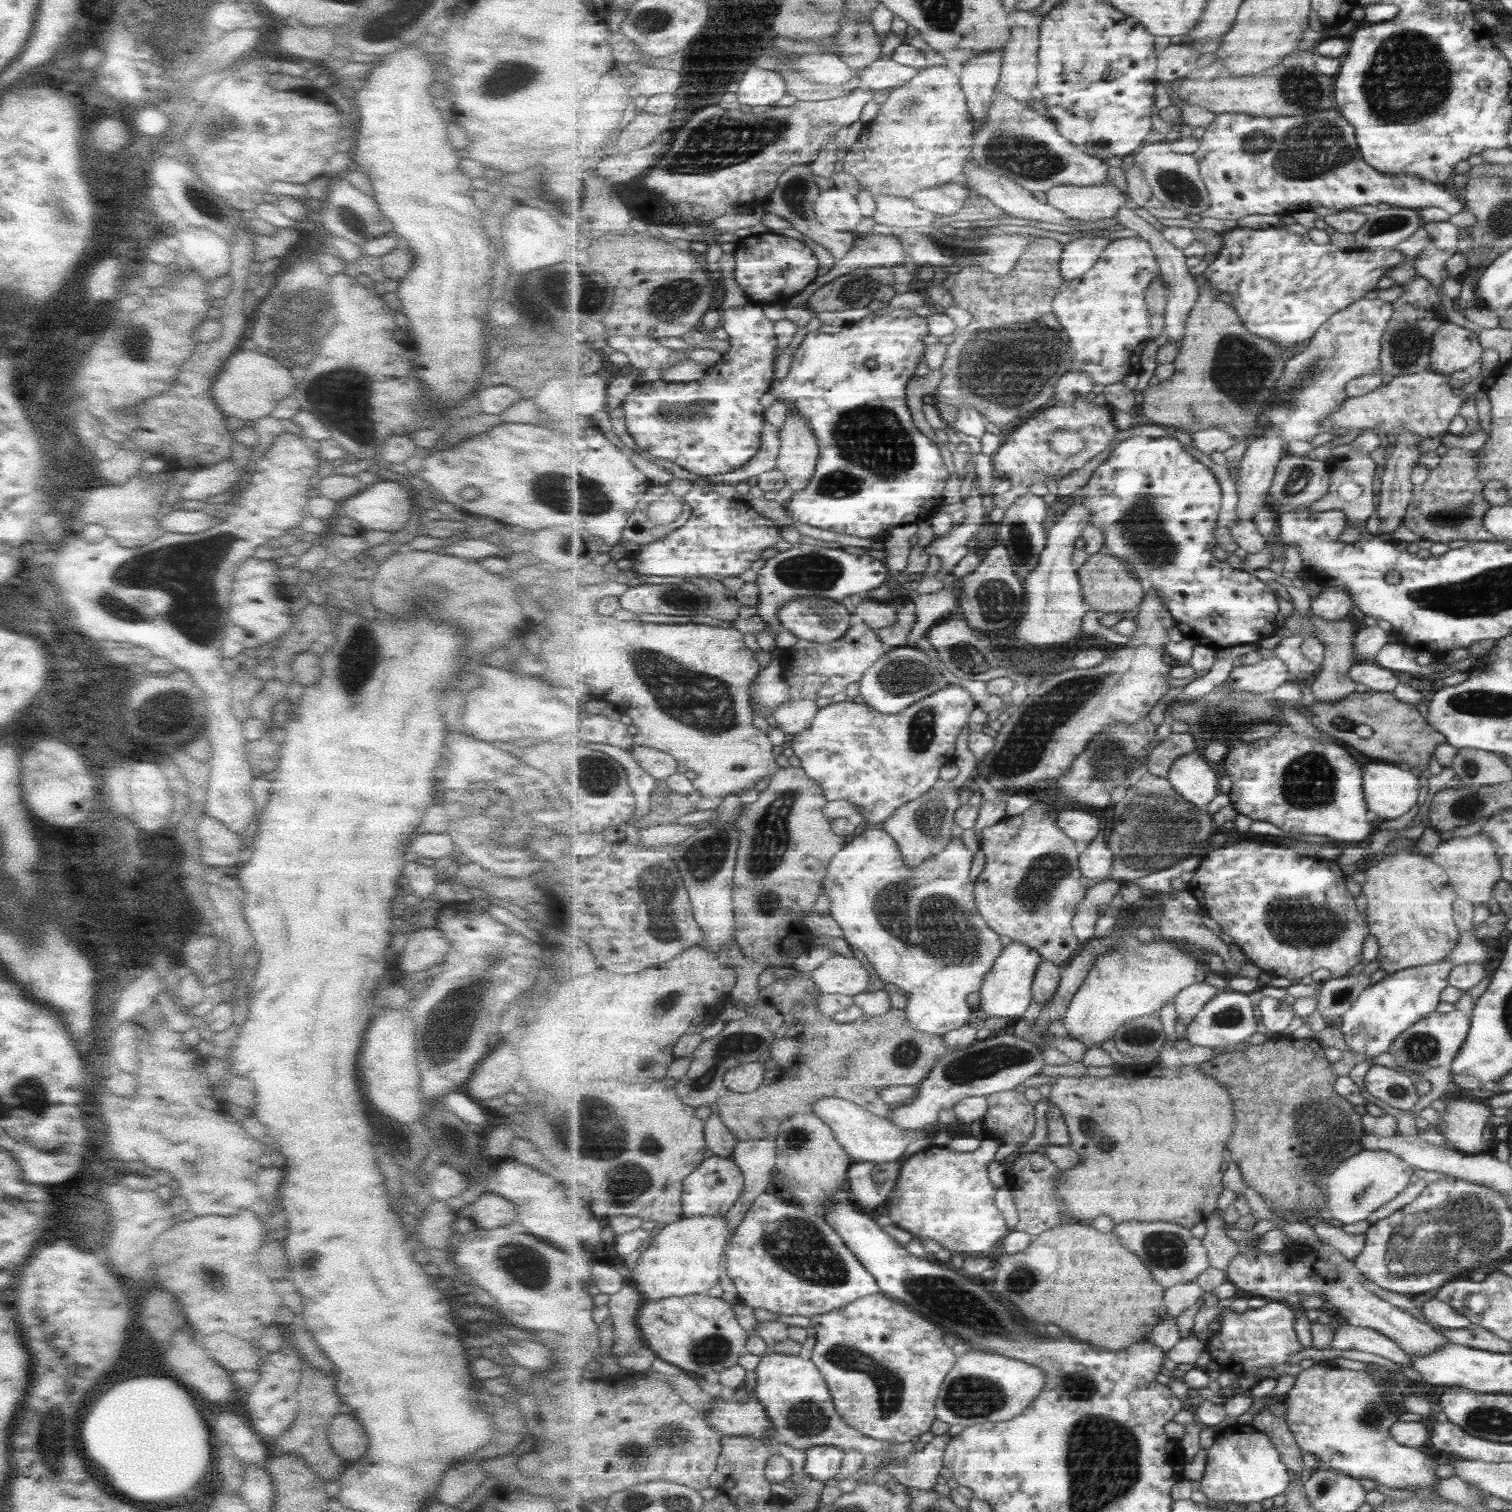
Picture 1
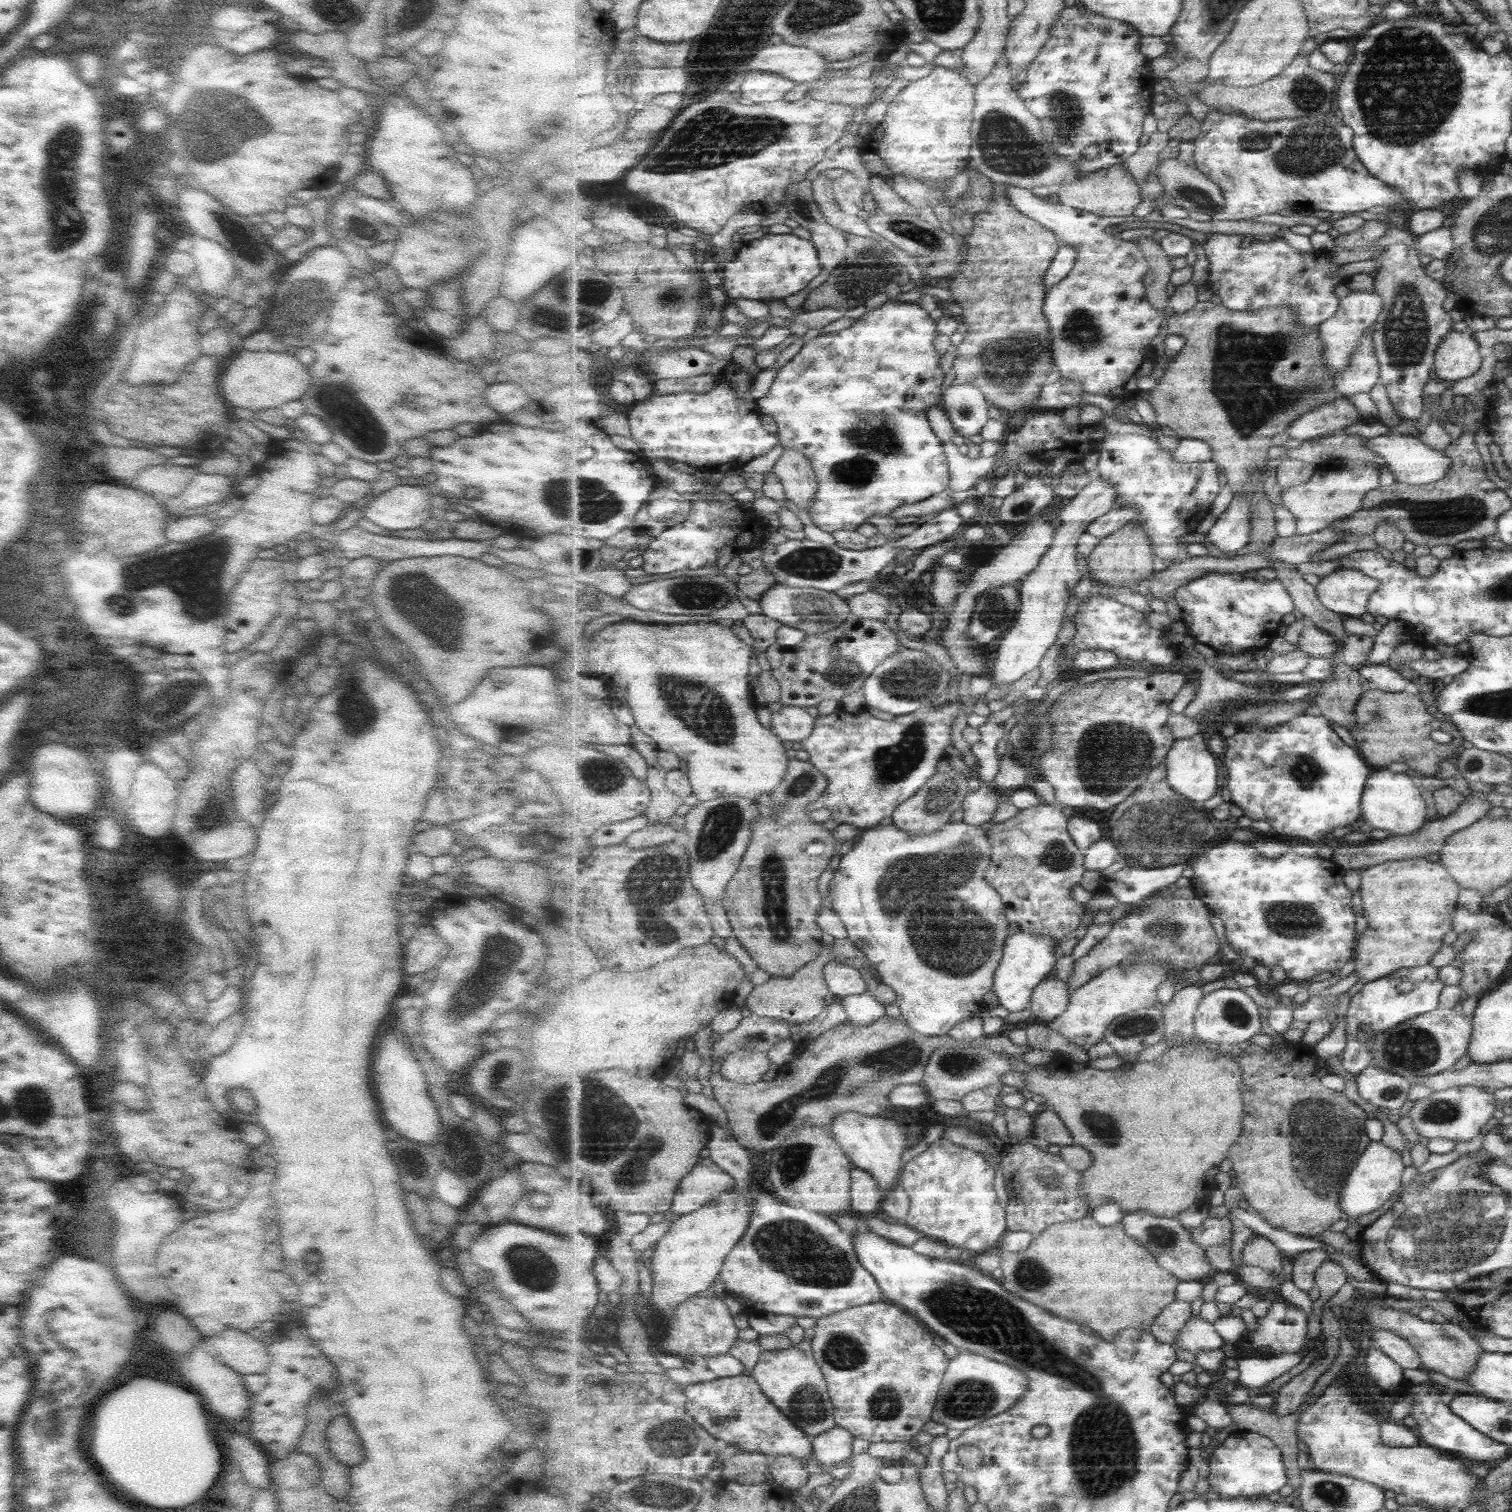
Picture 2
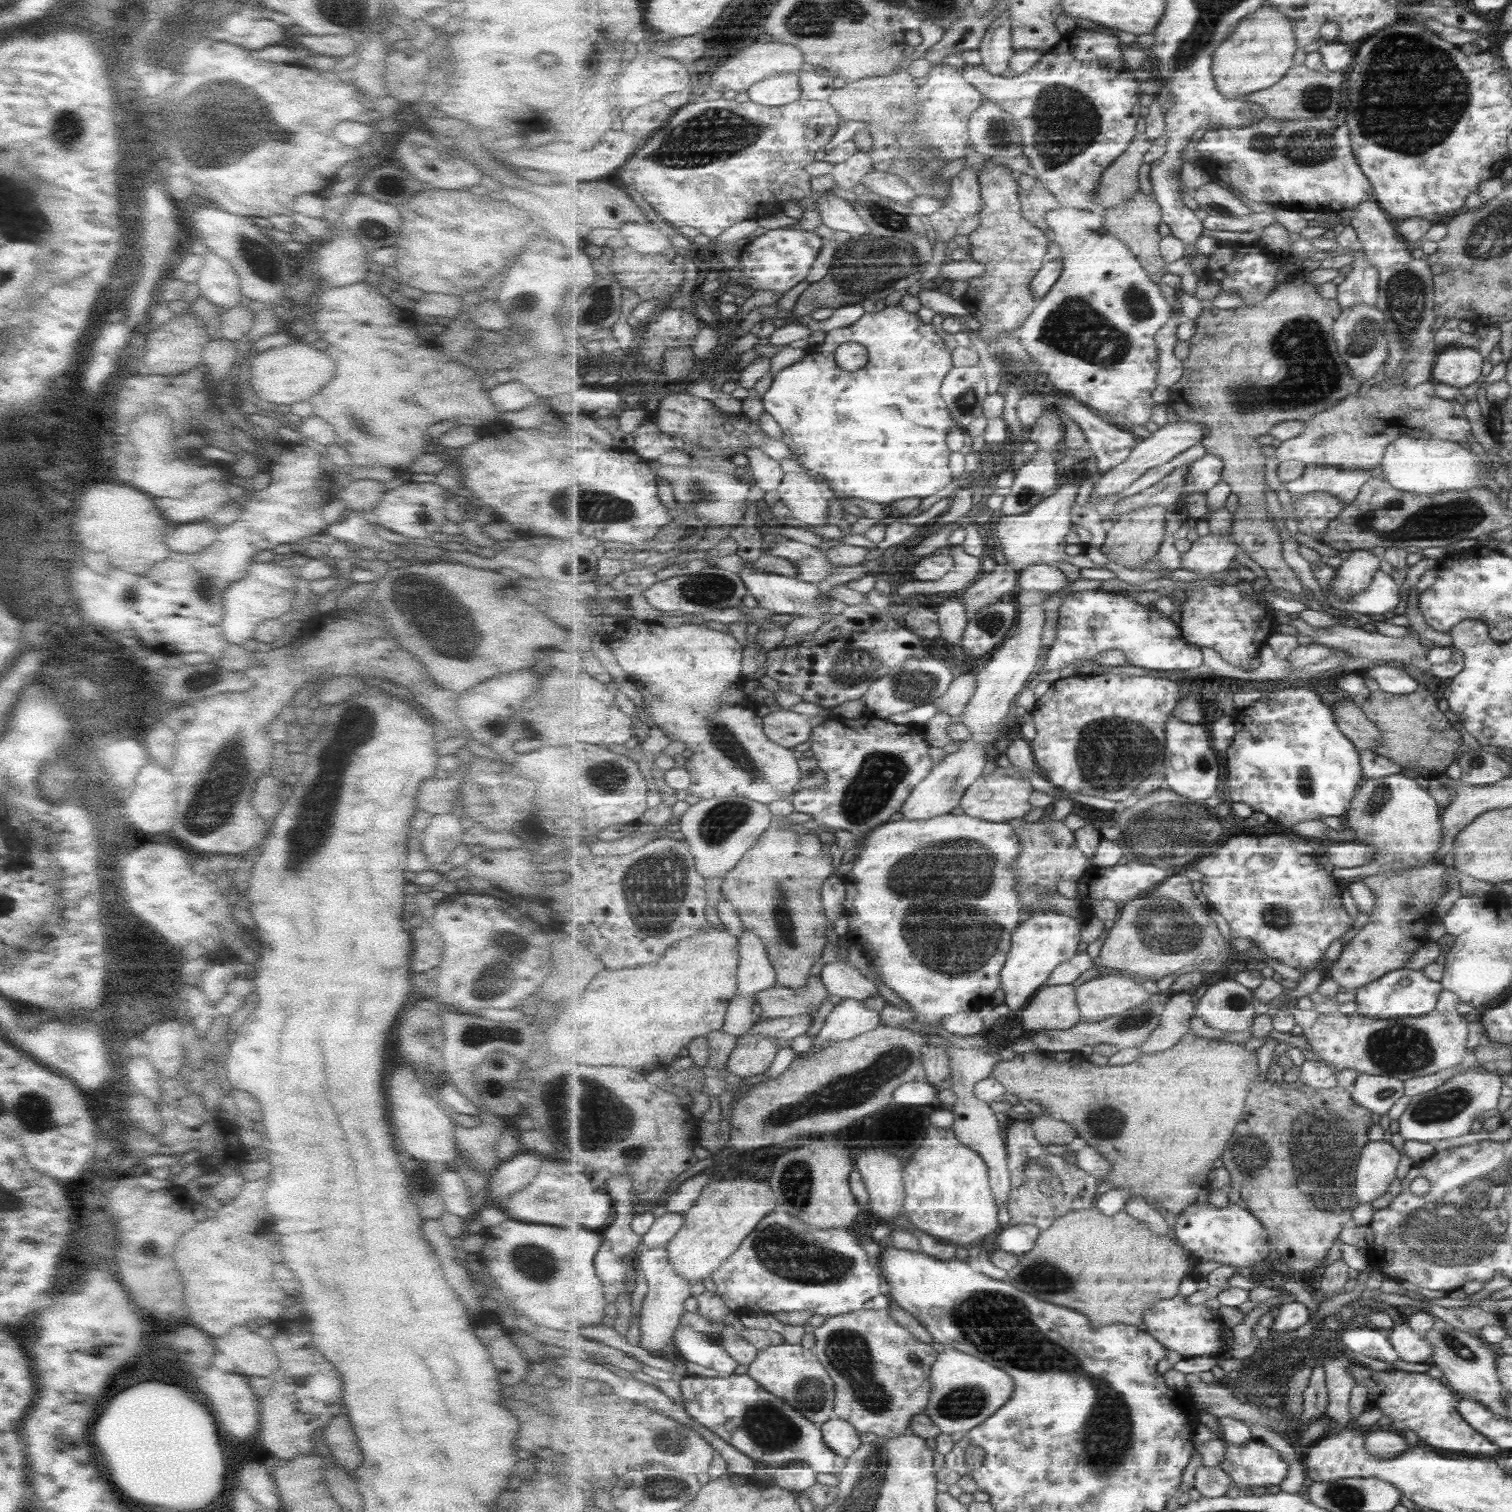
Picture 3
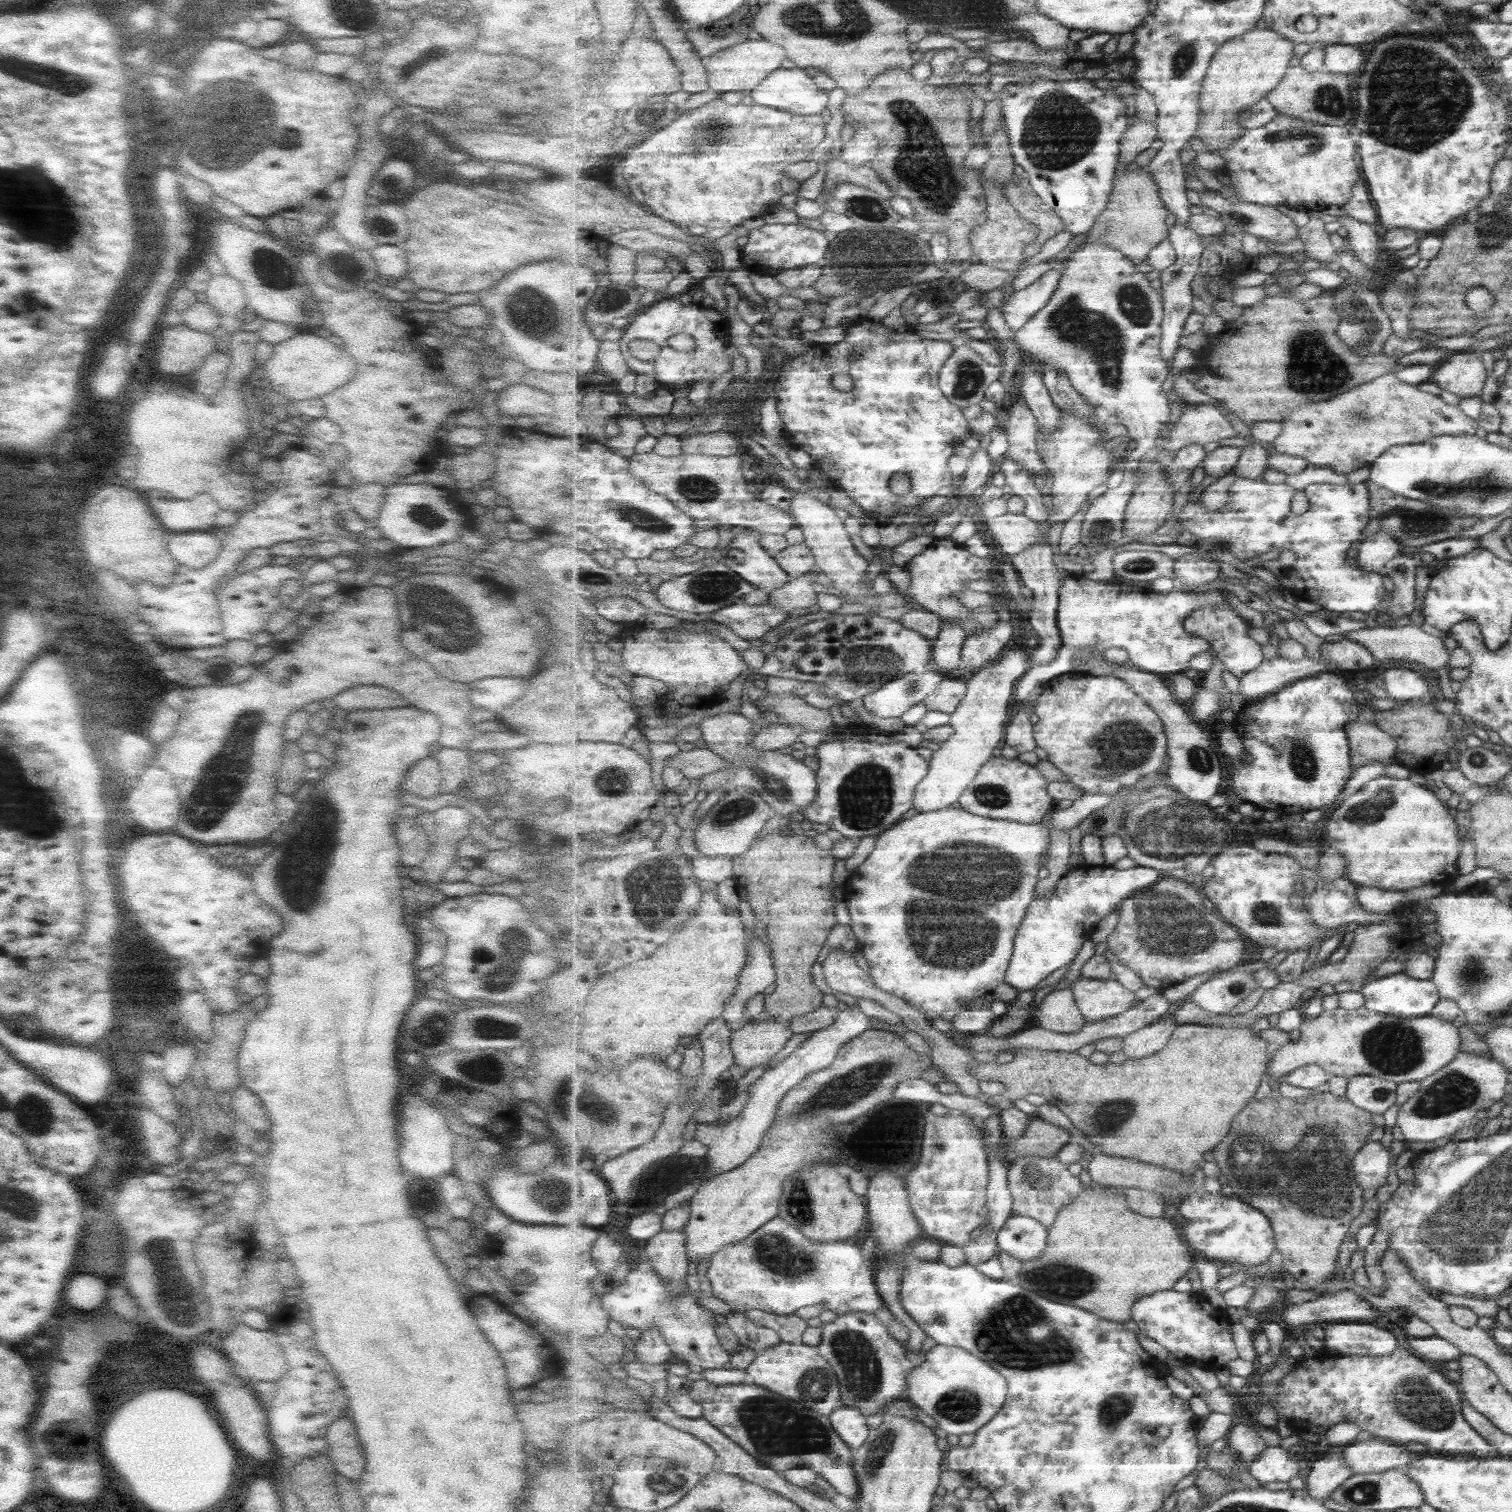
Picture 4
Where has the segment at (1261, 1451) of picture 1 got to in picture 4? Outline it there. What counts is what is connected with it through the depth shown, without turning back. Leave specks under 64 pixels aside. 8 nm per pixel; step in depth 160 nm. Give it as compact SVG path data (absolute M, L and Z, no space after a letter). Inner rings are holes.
M1268 1447L1251 1465L1244 1465L1253 1479L1265 1486L1267 1482L1290 1482L1299 1477L1299 1462L1285 1448Z

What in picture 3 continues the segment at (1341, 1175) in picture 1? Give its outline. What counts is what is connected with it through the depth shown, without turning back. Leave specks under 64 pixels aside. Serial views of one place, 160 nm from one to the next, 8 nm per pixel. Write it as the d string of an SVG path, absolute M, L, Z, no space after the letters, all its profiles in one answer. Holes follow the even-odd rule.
M1373 1141L1362 1150L1362 1155L1358 1160L1358 1169L1356 1170L1356 1187L1354 1193L1361 1203L1371 1203L1377 1200L1389 1190L1391 1182L1397 1178L1397 1166L1399 1160L1403 1158L1403 1150L1397 1149L1389 1141Z

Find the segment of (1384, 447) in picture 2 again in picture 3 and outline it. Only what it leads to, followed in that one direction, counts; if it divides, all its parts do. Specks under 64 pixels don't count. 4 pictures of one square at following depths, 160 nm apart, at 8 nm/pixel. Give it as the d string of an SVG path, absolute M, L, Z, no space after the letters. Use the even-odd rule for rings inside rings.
M1402 436L1394 440L1383 457L1381 477L1395 490L1418 496L1438 496L1452 491L1465 492L1482 486L1487 469L1471 449L1450 440Z

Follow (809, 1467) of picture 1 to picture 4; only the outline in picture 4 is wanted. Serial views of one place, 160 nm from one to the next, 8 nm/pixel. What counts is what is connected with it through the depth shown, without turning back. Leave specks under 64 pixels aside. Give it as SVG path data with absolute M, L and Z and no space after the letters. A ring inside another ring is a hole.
M841 1404L830 1414L830 1421L839 1436L855 1451L870 1438L867 1417L858 1408Z

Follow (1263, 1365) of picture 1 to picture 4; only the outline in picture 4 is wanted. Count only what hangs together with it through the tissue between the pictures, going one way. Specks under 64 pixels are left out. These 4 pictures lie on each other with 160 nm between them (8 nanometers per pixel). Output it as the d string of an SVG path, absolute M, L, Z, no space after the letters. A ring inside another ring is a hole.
M1344 1289L1333 1294L1318 1293L1317 1297L1298 1305L1289 1304L1282 1322L1297 1332L1314 1323L1325 1325L1343 1320L1375 1320L1377 1313L1381 1315L1383 1311L1378 1311L1353 1290Z

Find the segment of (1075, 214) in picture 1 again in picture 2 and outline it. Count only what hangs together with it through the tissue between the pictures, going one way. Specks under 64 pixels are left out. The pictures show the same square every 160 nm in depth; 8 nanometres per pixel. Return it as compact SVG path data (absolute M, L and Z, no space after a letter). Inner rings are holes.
M1123 165L1089 173L1083 178L1069 177L1059 184L1057 196L1064 205L1101 216L1130 219L1141 204L1141 187L1138 180Z

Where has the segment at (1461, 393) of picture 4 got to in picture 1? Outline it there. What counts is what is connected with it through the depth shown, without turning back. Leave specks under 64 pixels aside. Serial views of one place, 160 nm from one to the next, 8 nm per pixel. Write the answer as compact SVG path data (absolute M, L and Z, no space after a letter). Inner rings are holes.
M1454 323L1442 324L1433 337L1431 368L1448 375L1471 368L1482 356L1482 345L1477 344L1478 334Z

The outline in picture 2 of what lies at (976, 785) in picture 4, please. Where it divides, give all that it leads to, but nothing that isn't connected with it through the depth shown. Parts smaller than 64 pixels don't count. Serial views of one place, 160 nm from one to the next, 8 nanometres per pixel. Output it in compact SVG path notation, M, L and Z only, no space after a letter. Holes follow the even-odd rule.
M981 783L976 791L970 792L964 800L963 820L973 826L981 826L985 822L994 820L1000 802L1010 800L1009 795L1004 795L993 784Z

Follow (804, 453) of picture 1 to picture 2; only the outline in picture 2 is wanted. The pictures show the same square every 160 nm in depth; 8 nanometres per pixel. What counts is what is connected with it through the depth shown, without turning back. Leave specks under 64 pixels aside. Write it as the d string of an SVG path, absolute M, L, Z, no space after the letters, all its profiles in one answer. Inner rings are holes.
M785 450L771 471L783 484L786 498L799 509L809 512L818 492L818 476L806 454Z

